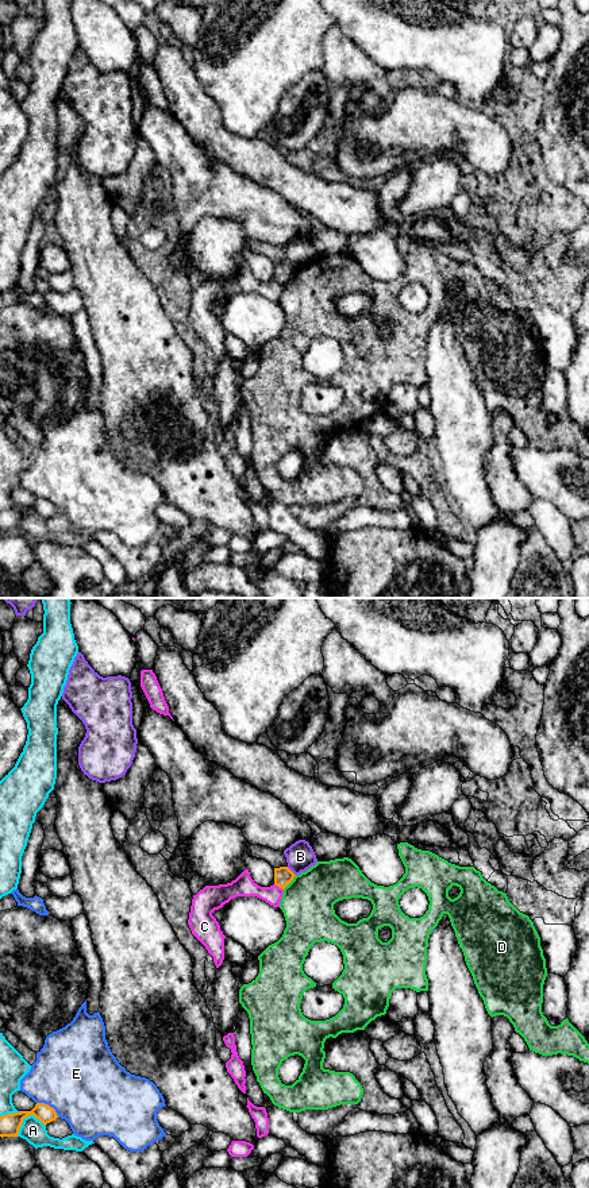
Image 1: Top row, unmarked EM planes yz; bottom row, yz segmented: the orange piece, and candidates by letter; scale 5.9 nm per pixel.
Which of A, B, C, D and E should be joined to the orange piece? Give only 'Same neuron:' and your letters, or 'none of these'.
Same neuron: none of these

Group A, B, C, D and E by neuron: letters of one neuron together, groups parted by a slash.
A / B / C / D / E

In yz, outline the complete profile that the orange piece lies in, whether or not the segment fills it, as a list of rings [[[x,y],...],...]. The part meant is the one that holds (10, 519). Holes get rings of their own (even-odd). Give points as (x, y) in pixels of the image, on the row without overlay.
[[[36,498],[31,506],[20,506],[0,512],[0,532],[18,532],[23,514],[34,510],[45,521],[58,513],[55,505],[45,498]]]

